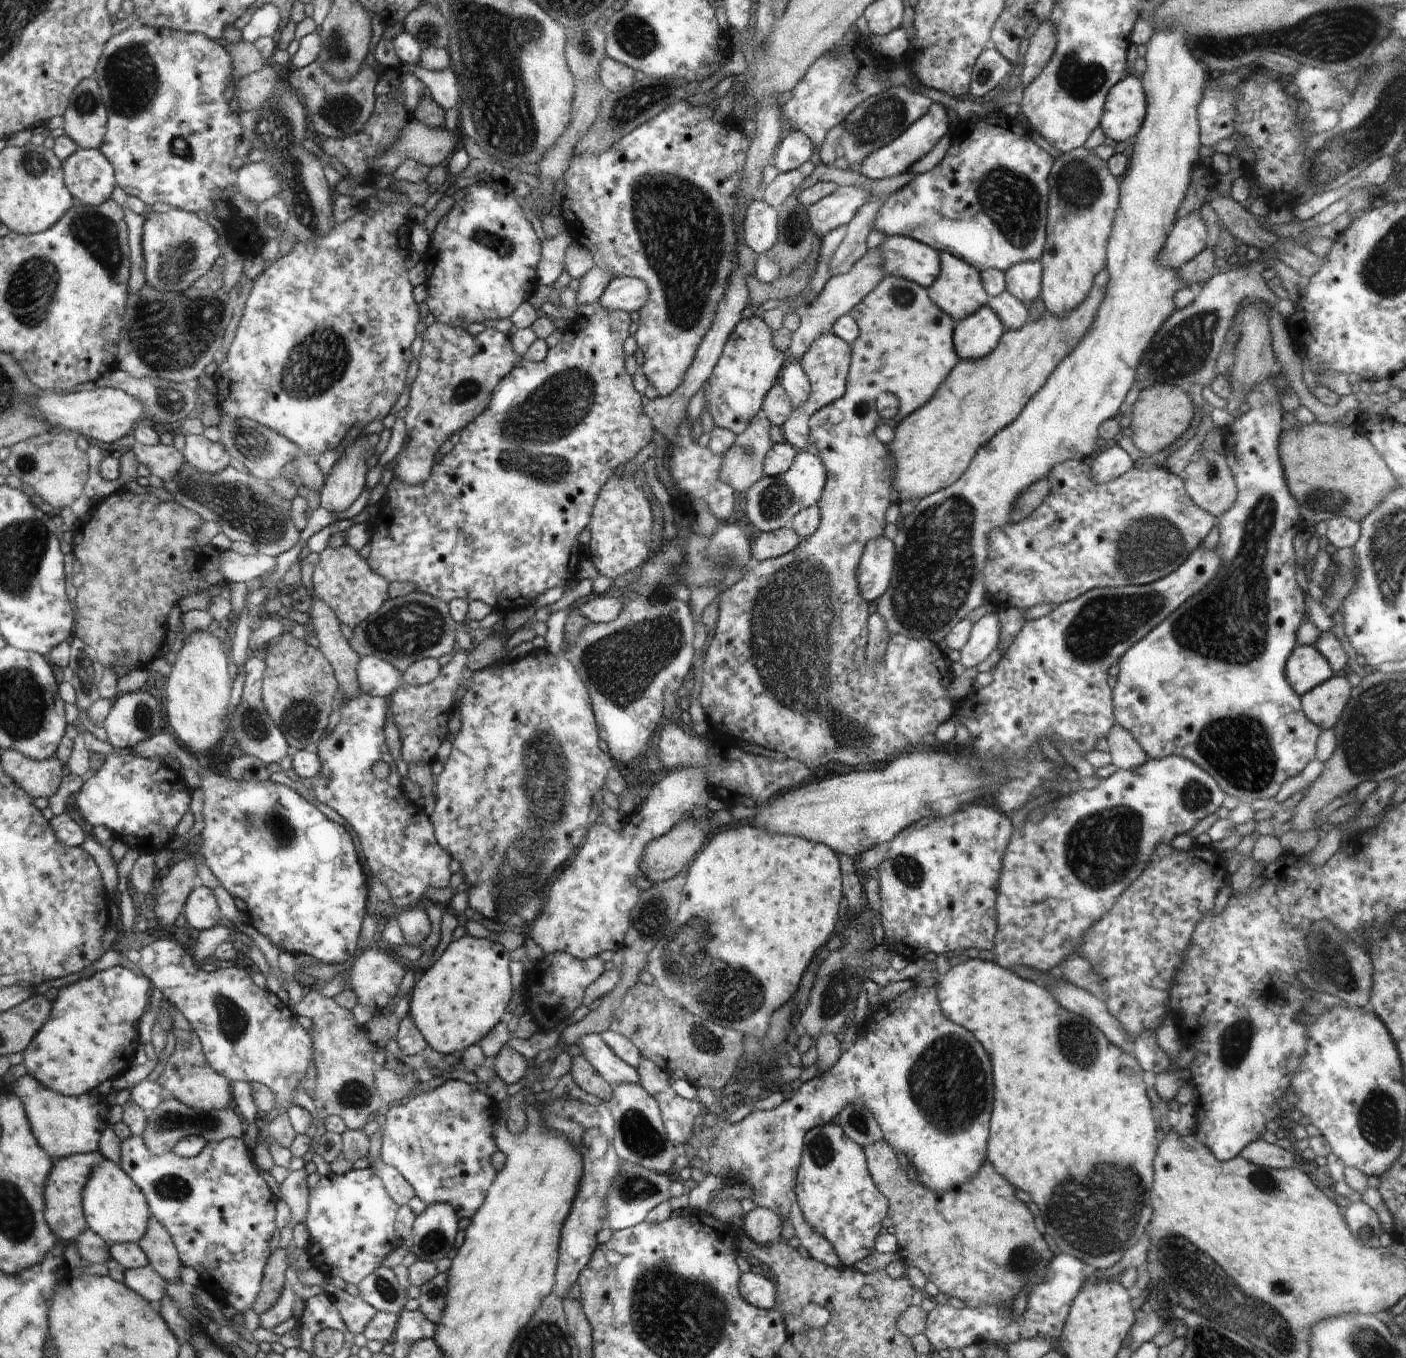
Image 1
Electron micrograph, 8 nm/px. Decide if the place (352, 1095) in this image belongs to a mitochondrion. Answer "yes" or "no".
yes

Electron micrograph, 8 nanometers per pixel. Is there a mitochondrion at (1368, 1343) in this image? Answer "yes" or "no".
yes

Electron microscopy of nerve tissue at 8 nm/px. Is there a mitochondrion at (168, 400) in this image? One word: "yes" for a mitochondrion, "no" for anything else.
yes

